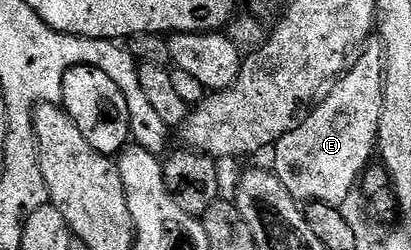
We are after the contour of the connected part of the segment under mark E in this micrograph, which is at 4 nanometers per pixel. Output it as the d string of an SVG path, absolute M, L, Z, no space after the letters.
M370 43L359 58L359 62L355 62L355 66L351 66L345 75L340 77L328 89L327 95L324 98L318 99L316 103L308 109L307 115L298 123L297 127L285 135L282 140L278 140L275 147L272 149L273 164L271 163L271 171L277 175L279 182L283 182L283 186L287 186L287 190L293 196L294 200L298 202L315 202L323 201L327 205L333 207L342 207L344 201L348 198L352 188L361 179L361 173L370 167L369 159L374 159L375 149L377 146L377 135L379 134L379 118L383 115L383 90L385 89L385 55L381 52L380 43Z

